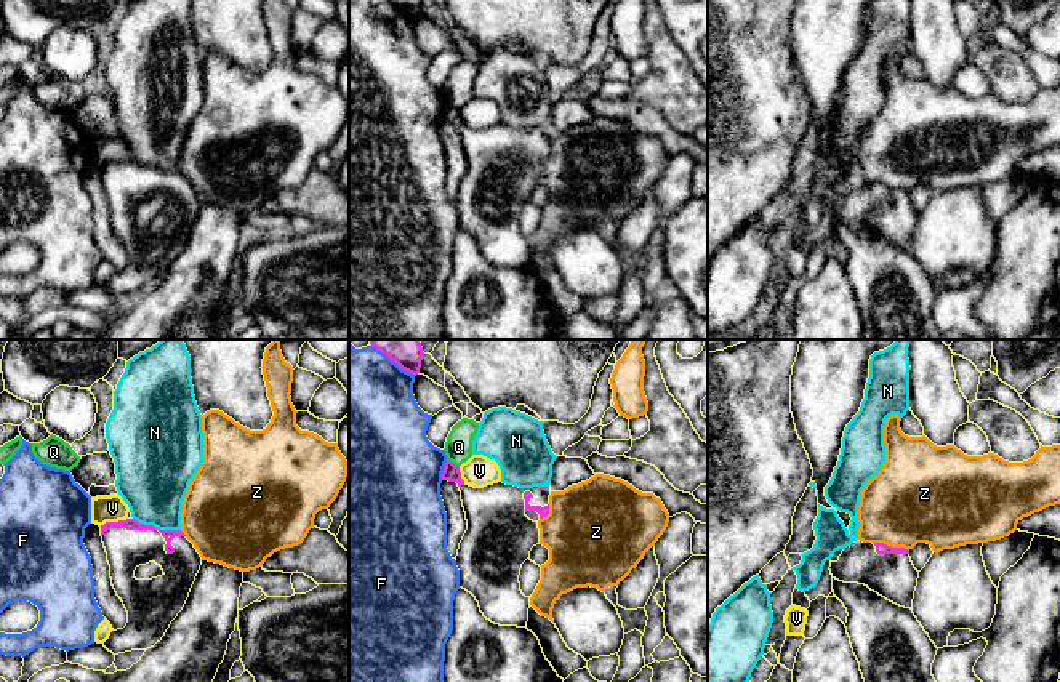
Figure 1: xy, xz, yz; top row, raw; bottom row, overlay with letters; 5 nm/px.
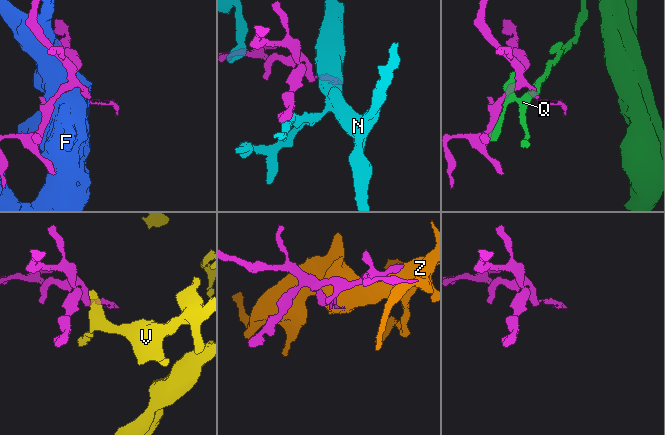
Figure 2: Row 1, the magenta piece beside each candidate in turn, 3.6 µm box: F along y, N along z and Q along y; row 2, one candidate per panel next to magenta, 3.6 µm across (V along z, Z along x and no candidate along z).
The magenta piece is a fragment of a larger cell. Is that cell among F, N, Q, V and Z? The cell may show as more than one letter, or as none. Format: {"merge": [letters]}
{"merge": []}

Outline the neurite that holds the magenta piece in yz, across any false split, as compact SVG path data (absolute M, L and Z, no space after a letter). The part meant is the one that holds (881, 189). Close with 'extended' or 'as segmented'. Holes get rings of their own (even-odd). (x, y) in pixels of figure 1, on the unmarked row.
M857 181L842 192L837 203L831 203L829 211L839 223L865 226L887 242L913 251L919 213L909 191Z | extended

